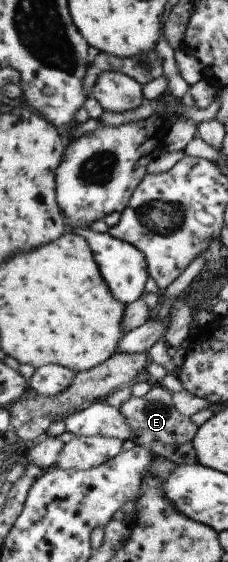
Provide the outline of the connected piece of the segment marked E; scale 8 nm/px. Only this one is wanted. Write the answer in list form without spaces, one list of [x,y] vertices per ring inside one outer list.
[[[154,383],[149,392],[141,398],[130,397],[120,409],[133,427],[132,440],[136,445],[151,448],[158,454],[174,460],[180,466],[194,465],[199,462],[194,438],[197,437],[201,426],[190,416],[182,415],[176,410],[172,404],[171,391],[160,383]]]

